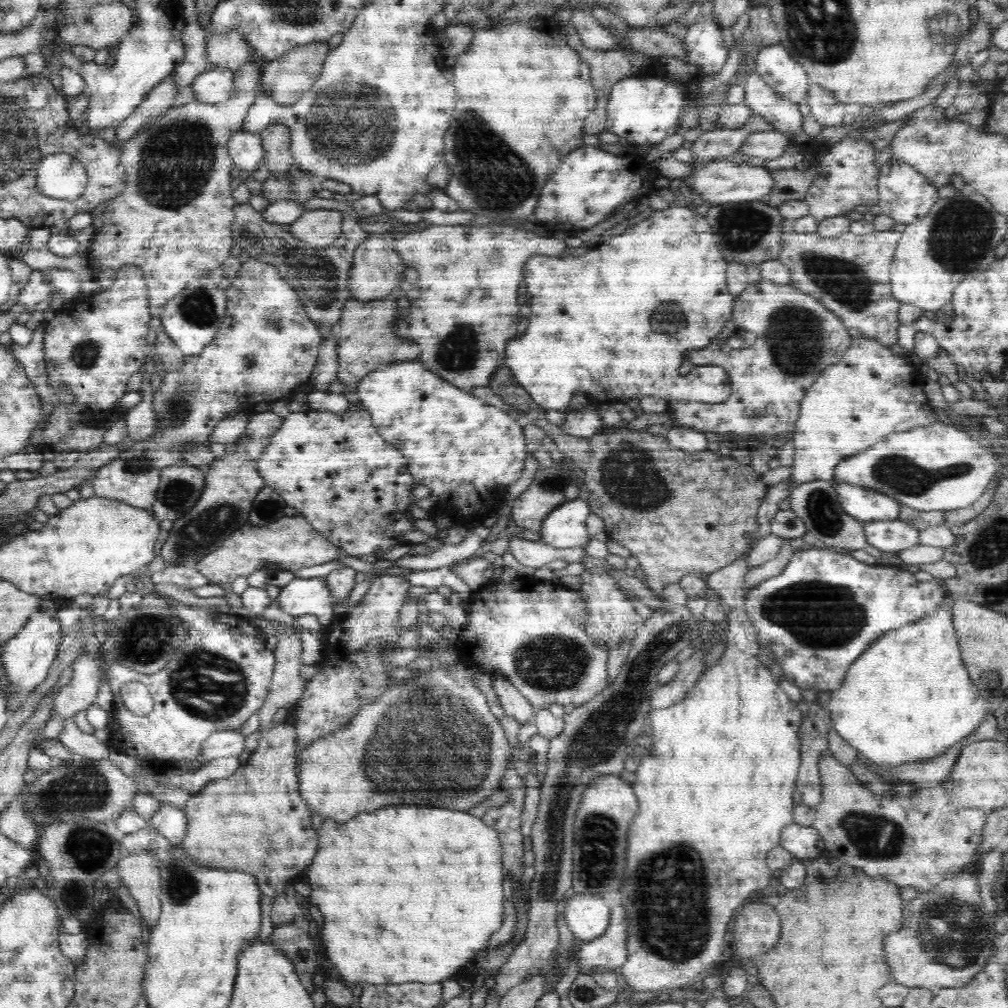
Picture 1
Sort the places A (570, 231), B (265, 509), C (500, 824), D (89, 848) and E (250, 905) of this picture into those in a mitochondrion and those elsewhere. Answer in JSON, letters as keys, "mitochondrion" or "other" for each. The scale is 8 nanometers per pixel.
{"A":"other","B":"mitochondrion","C":"other","D":"mitochondrion","E":"other"}

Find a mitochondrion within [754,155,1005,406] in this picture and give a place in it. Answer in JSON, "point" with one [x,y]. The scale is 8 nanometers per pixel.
{"point":[952,243]}

